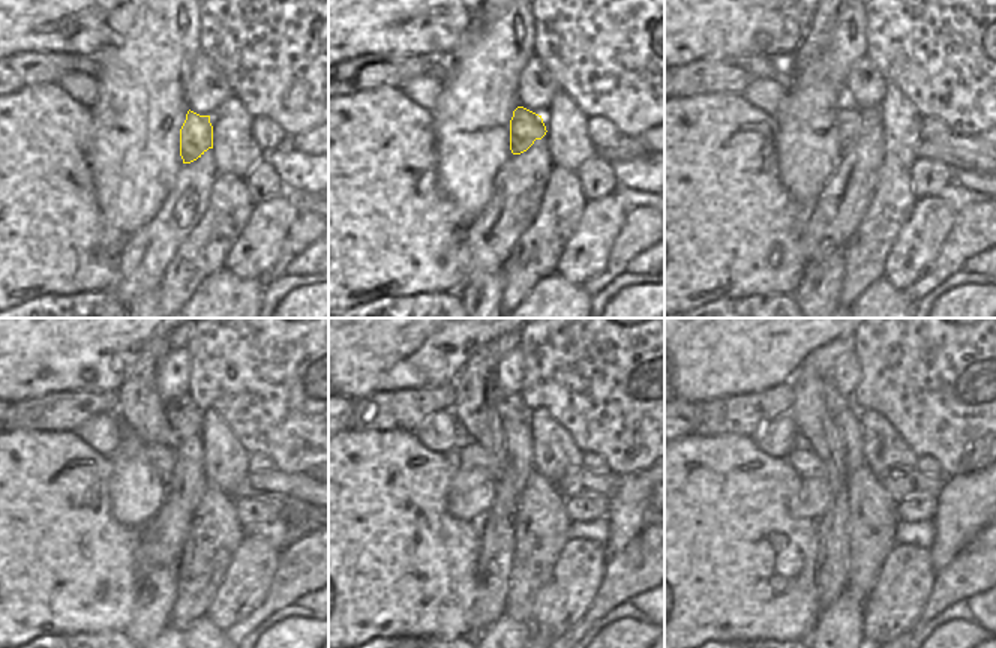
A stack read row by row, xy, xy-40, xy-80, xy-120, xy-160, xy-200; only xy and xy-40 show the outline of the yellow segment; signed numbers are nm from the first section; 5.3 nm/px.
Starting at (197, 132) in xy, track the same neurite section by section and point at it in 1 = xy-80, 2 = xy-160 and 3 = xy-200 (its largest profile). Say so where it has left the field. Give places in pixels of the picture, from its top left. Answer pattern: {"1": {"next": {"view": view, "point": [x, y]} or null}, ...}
{"1": {"next": {"view": "xy-80", "point": [849, 117]}}, "2": {"next": {"view": "xy-160", "point": [471, 456]}}, "3": {"next": {"view": "xy-200", "point": [807, 465]}}}

